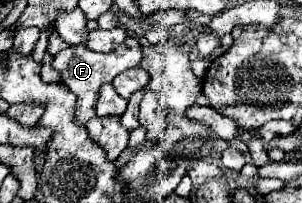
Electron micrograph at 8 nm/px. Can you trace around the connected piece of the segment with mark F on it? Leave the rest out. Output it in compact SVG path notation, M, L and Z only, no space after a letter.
M130 37L110 53L96 53L84 45L72 45L64 51L60 51L58 55L54 55L52 69L60 73L60 83L64 83L78 97L78 101L76 101L76 123L78 125L86 125L92 117L96 117L96 99L98 99L100 85L110 83L122 71L136 67L140 63L140 59L142 59L140 43Z

